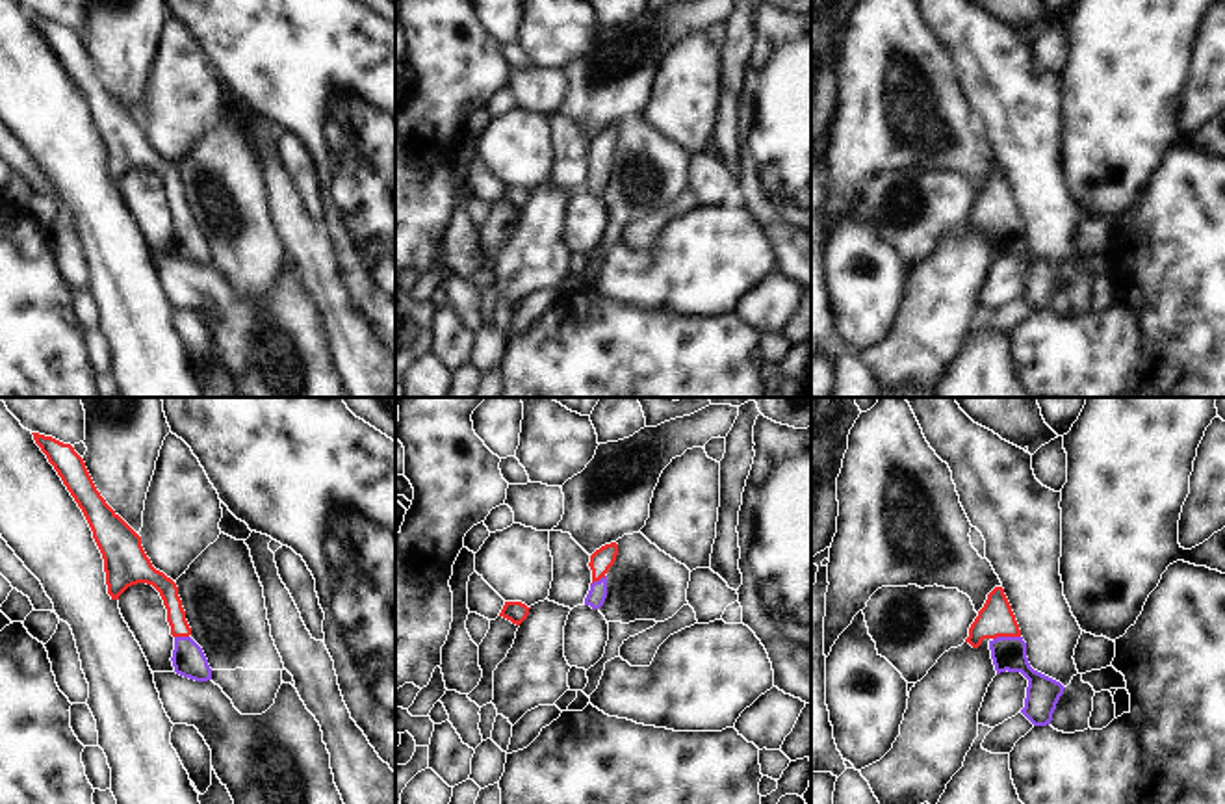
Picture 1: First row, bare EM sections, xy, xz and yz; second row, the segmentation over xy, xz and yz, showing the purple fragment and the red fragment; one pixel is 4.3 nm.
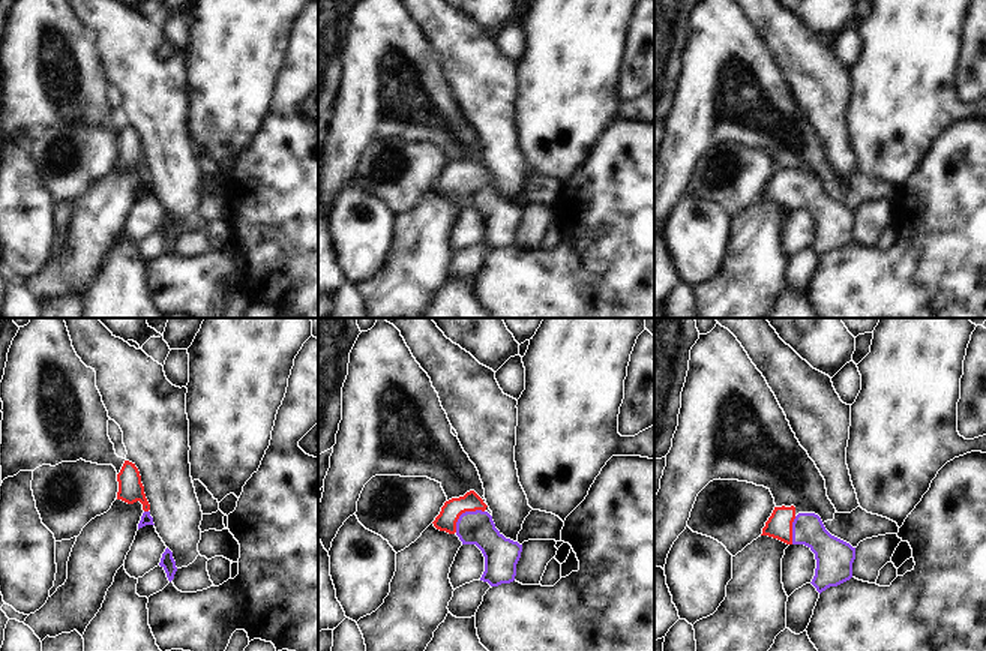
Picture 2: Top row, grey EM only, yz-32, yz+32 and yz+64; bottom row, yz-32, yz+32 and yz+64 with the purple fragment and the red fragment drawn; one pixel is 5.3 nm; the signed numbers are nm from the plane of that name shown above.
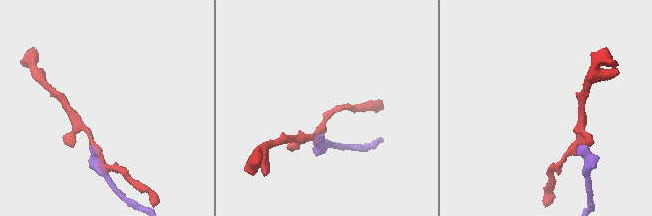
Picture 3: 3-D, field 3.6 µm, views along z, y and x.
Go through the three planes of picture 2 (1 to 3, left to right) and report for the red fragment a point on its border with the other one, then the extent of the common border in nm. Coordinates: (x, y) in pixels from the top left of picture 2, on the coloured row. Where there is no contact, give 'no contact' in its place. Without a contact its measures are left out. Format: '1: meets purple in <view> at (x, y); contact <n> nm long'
1: meets purple in yz-32 at (146, 512); contact 30 nm long
2: meets purple in yz+32 at (465, 512); contact 200 nm long
3: meets purple in yz+64 at (793, 530); contact 150 nm long

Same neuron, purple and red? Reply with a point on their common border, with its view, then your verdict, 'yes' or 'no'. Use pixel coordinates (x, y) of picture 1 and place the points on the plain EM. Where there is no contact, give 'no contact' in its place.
meets purple in yz at (1006, 221); yes

